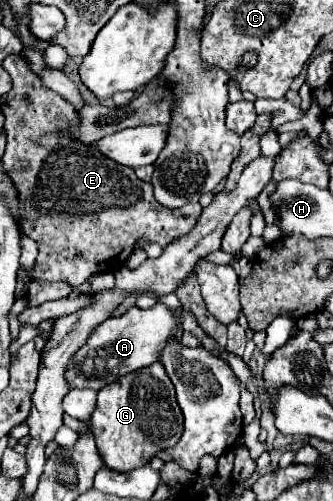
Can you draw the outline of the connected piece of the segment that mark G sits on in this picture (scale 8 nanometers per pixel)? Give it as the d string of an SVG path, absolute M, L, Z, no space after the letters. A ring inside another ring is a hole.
M161 363L139 369L105 385L97 395L97 407L89 419L97 451L105 467L127 473L147 465L159 451L171 449L183 433L183 415L175 399L175 389Z

